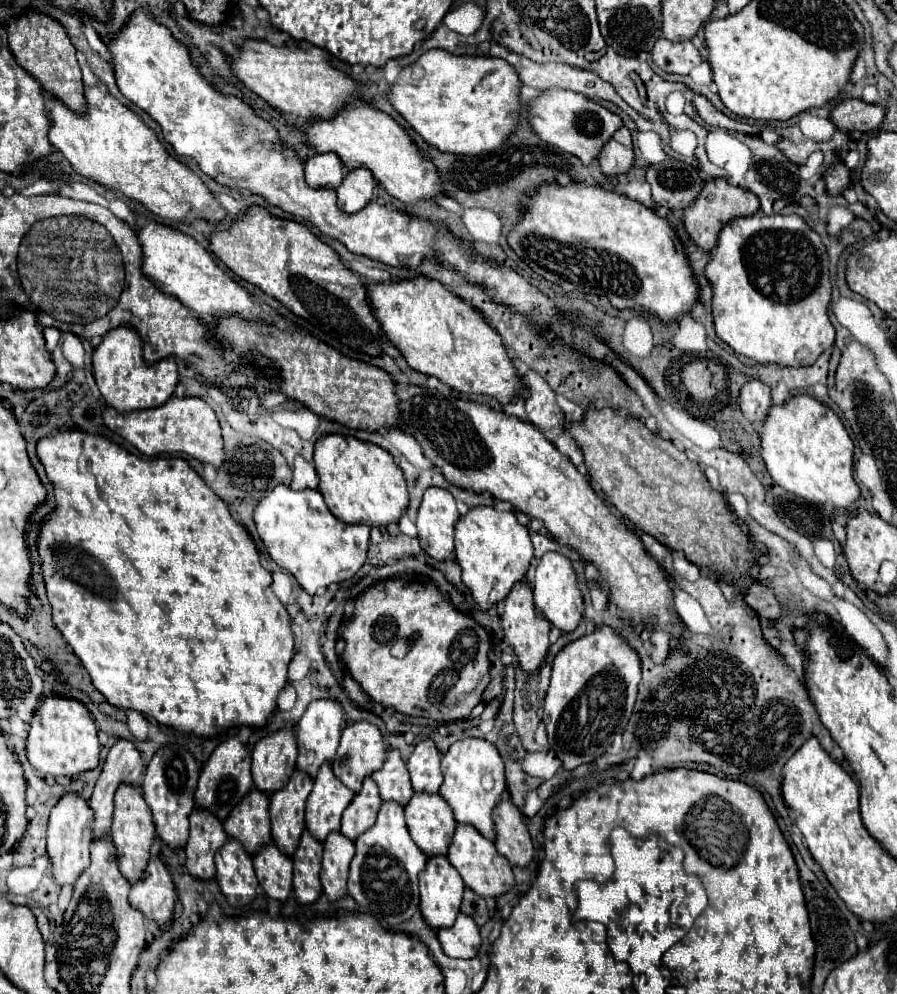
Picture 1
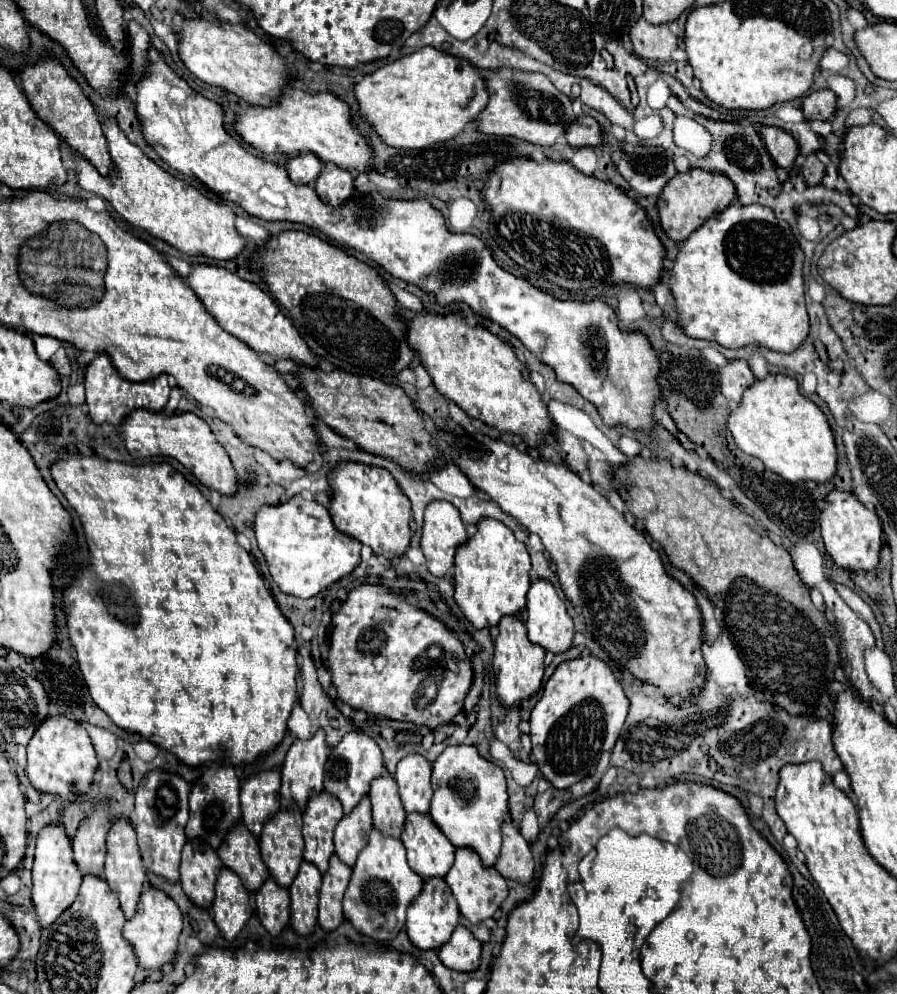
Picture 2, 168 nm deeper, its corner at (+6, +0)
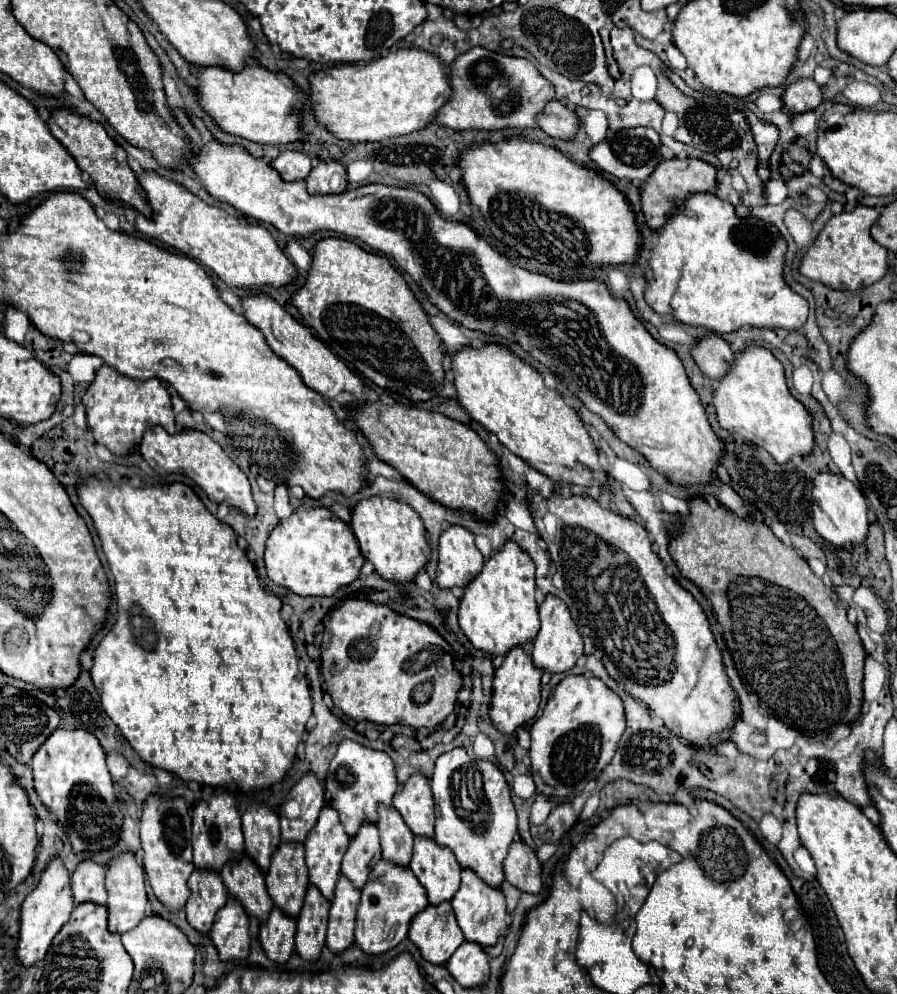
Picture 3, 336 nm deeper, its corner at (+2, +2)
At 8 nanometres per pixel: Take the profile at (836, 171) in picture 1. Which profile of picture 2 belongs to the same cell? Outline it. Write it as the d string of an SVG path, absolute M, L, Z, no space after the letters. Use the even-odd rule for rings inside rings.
M807 155L805 163L801 167L801 175L803 175L805 183L807 185L819 185L823 173L825 173L825 165L815 155Z

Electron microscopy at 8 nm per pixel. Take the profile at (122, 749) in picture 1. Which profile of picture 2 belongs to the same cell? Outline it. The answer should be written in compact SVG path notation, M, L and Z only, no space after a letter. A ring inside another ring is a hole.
M99 803L95 813L85 819L73 839L73 861L81 875L93 875L103 879L105 861L105 835L111 827L105 803Z

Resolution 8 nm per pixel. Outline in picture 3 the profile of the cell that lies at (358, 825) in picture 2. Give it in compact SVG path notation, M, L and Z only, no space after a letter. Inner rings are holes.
M363 823L361 831L349 839L347 851L343 855L341 863L341 873L345 873L347 879L355 883L355 887L363 887L369 875L369 869L373 867L375 859L381 855L379 847L379 833L373 823Z

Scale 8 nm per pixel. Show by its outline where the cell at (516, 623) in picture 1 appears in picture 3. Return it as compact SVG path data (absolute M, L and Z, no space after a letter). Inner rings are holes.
M513 647L501 667L495 671L493 679L493 699L491 699L491 721L503 733L515 733L519 725L531 721L539 709L541 701L541 675L543 671L533 663L533 659L523 651L523 647Z

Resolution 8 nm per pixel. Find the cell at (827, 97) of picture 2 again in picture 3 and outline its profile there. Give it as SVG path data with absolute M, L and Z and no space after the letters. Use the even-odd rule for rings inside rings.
M801 79L791 87L787 87L787 91L783 93L785 109L795 115L817 109L821 101L823 101L823 89L813 79Z

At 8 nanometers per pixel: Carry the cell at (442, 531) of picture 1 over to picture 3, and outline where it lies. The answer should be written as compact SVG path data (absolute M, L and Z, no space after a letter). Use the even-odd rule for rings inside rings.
M449 525L439 537L435 581L443 589L465 587L471 575L481 571L483 561L485 559L475 545L475 535L461 525Z

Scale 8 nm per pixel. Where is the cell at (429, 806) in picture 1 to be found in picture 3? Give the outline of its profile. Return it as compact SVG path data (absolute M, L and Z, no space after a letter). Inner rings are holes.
M421 835L415 837L413 859L409 867L425 887L431 905L451 899L459 889L461 865L453 853L435 843L435 839L421 839Z

